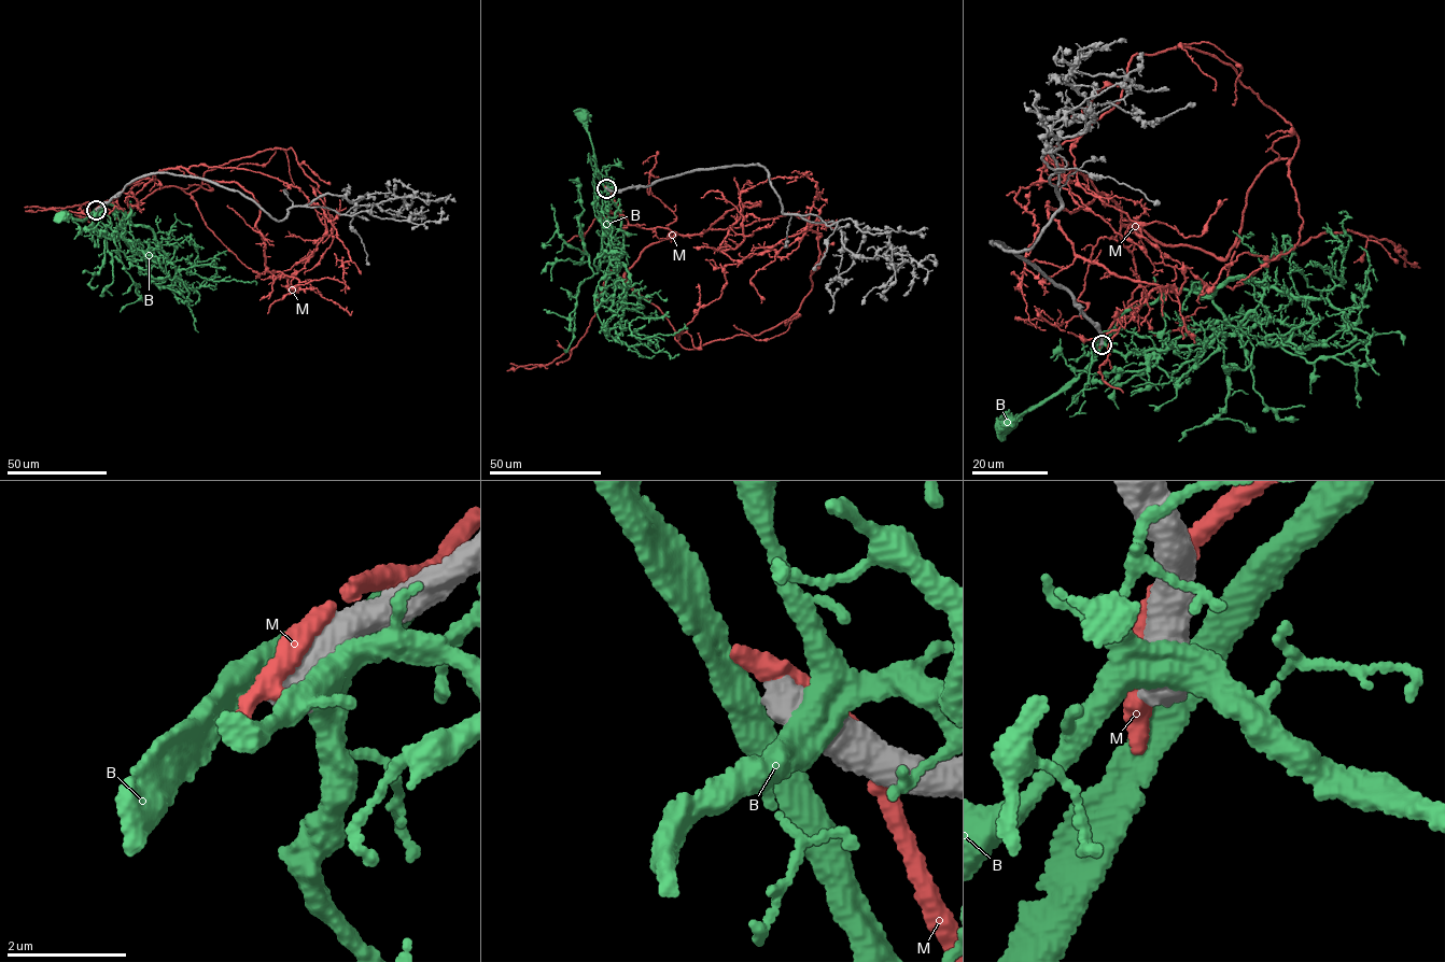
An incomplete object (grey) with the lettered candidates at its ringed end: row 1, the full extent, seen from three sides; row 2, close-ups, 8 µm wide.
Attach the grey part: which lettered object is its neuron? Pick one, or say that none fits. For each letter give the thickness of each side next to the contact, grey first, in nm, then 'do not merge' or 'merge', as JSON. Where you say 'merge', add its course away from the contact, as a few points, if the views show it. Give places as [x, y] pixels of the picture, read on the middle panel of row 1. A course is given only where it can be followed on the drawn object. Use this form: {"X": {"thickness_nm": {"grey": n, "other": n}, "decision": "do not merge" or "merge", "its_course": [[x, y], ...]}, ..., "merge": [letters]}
{"B": {"thickness_nm": {"grey": 750, "other": 420}, "decision": "do not merge"}, "M": {"thickness_nm": {"grey": 750, "other": 480}, "decision": "do not merge"}, "merge": []}

